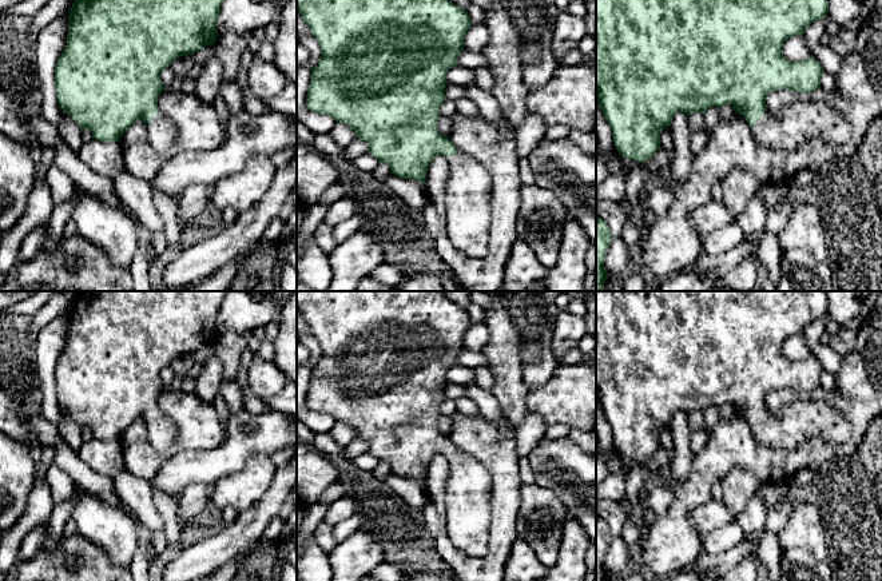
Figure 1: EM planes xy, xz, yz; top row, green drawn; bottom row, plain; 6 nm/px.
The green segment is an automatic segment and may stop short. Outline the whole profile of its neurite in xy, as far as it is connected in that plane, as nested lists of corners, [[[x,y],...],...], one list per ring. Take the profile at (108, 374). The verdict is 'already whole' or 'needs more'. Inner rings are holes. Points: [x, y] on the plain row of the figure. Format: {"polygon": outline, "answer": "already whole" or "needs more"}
{"polygon": [[[83,291],[76,297],[68,314],[68,334],[64,350],[55,367],[59,406],[82,429],[88,427],[94,438],[119,441],[138,419],[147,423],[148,439],[159,453],[166,453],[176,437],[174,421],[162,414],[158,397],[166,389],[160,378],[163,369],[186,354],[194,354],[206,345],[214,345],[216,319],[222,302],[230,291]]], "answer": "needs more"}

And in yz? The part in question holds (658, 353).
{"polygon": [[[596,291],[596,401],[604,413],[604,417],[612,427],[615,446],[620,455],[635,461],[651,458],[660,447],[660,431],[670,426],[674,415],[683,411],[690,415],[692,411],[704,413],[710,406],[720,407],[723,403],[731,403],[736,413],[742,413],[752,426],[755,441],[760,446],[795,450],[804,445],[810,438],[822,438],[830,445],[842,445],[851,435],[851,425],[842,413],[834,410],[827,402],[802,401],[794,402],[770,411],[766,409],[766,395],[772,390],[791,389],[796,391],[813,391],[821,387],[821,375],[825,369],[815,357],[804,361],[791,361],[783,354],[783,342],[795,334],[804,334],[804,330],[817,319],[822,319],[829,313],[826,291]]], "answer": "needs more"}

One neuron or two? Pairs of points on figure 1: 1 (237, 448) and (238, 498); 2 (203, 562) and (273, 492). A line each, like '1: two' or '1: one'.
1: two
2: one

